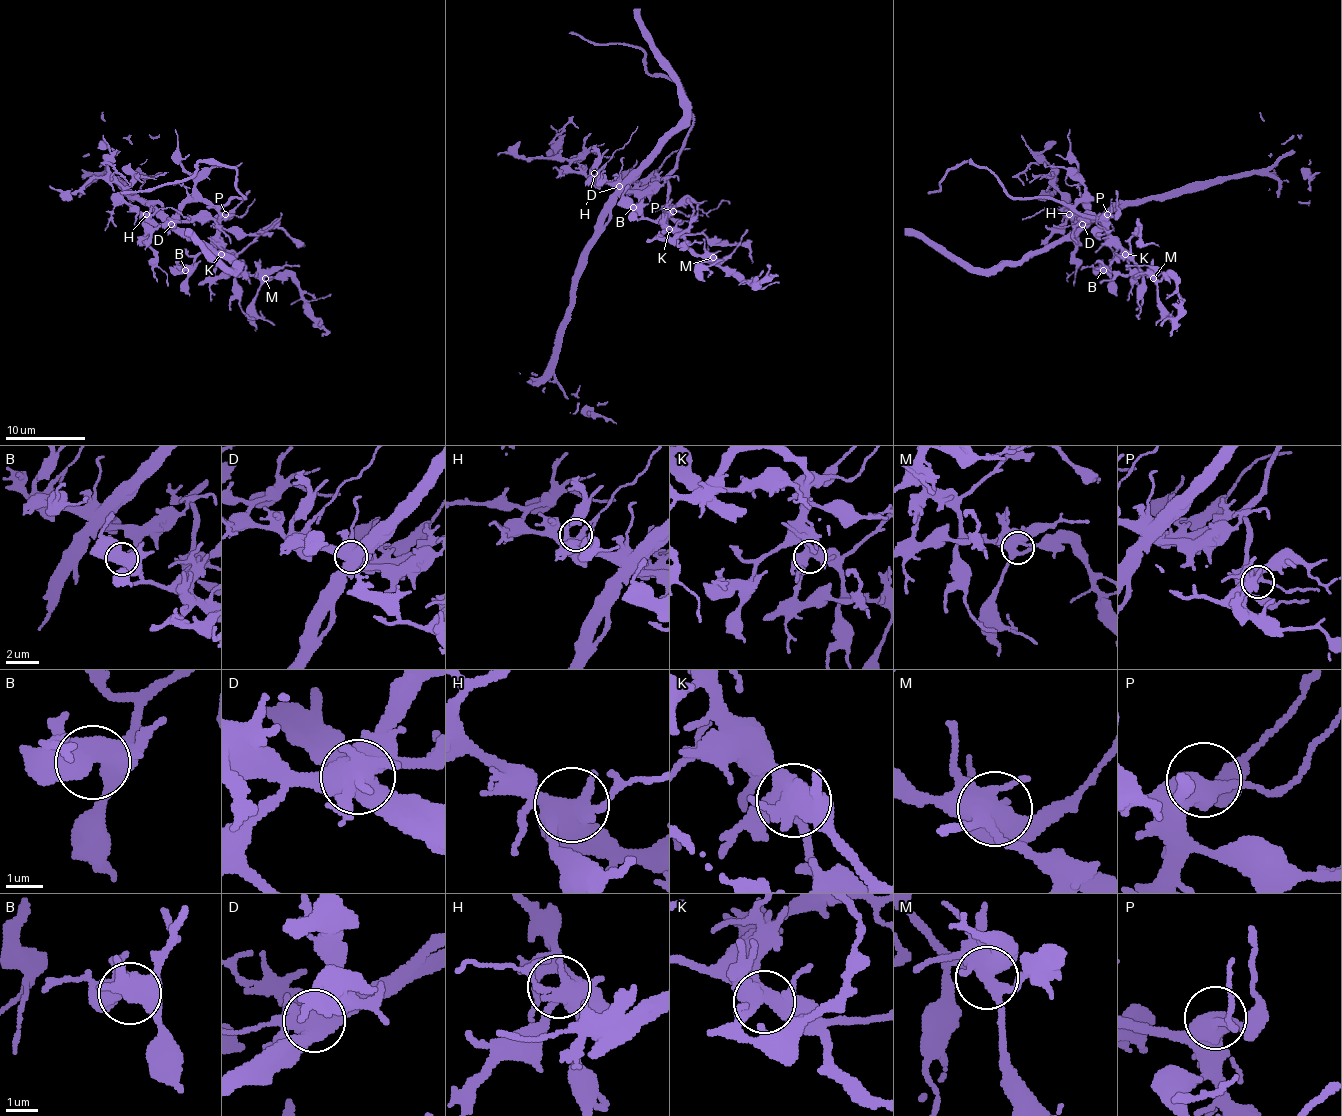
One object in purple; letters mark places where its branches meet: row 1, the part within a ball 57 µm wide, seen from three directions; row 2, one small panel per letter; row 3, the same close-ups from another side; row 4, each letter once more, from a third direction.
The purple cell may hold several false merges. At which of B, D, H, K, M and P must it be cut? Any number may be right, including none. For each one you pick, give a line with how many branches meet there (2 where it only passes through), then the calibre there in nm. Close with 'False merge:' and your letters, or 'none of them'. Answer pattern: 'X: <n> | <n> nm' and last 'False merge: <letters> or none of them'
D: 8 | 700 nm
False merge: D

